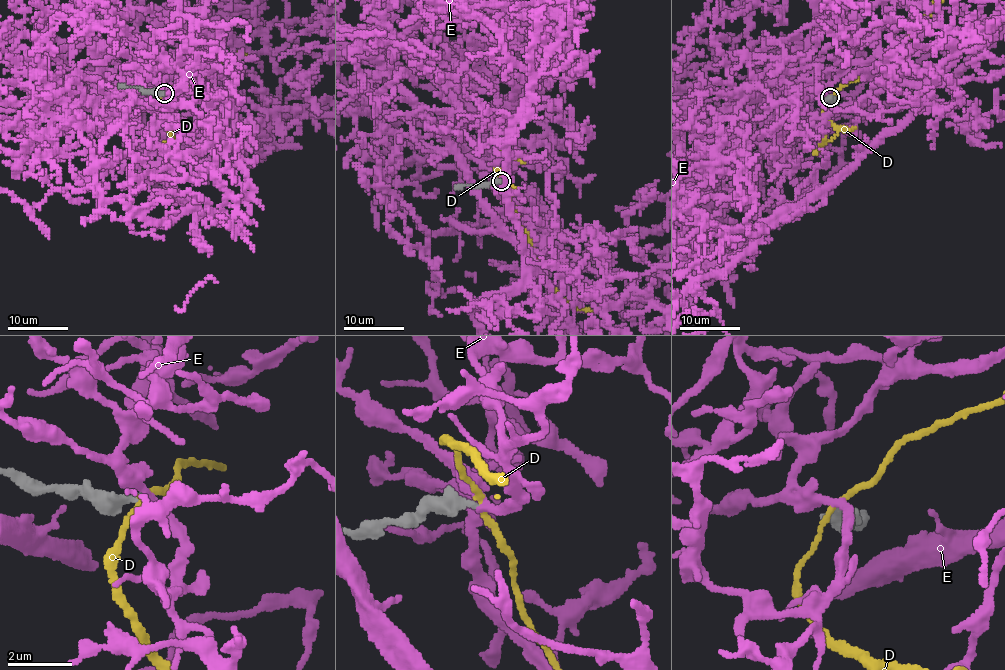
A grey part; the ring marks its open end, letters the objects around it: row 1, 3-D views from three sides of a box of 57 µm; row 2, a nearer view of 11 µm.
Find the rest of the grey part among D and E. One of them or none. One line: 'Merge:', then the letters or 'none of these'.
Merge: E

